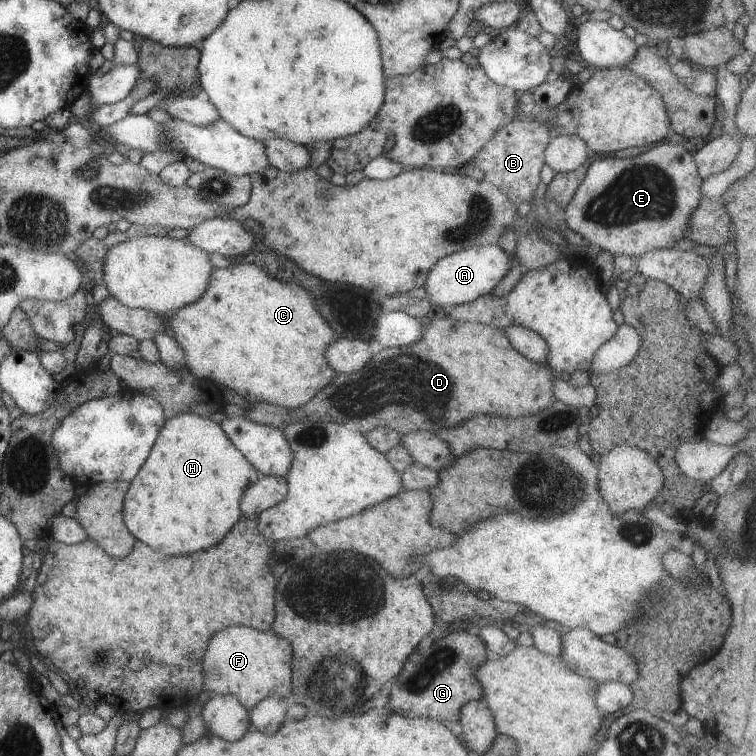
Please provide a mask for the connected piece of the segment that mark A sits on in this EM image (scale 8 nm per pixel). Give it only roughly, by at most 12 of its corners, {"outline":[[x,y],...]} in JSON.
{"outline":[[496,244],[440,258],[423,284],[445,310],[491,292],[511,260]]}

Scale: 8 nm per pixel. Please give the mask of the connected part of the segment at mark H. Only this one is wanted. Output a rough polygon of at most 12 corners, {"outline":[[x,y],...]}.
{"outline":[[166,419],[123,499],[127,530],[215,546],[261,476],[219,423]]}

